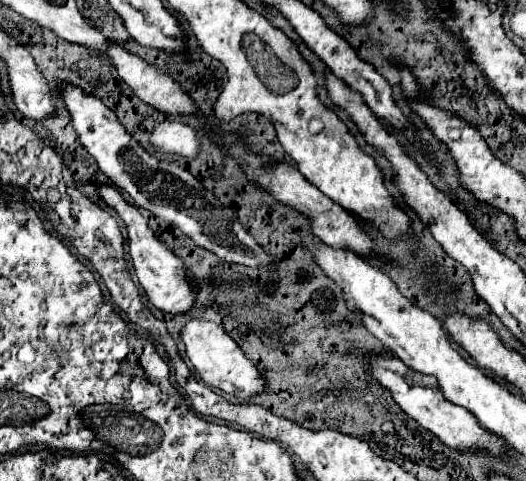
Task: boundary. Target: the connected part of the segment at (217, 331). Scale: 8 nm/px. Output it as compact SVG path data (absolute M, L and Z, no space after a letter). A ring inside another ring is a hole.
M193 319L193 321L187 321L185 329L181 331L181 337L187 347L189 361L193 363L195 371L207 385L217 387L225 393L231 393L243 401L267 391L265 377L259 373L257 365L245 357L239 345L219 325L211 321L203 321L203 319Z

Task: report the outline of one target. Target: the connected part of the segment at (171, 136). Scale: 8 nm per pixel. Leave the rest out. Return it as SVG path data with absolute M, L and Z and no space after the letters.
M163 121L155 127L151 143L163 153L177 153L183 157L195 157L199 151L199 137L189 125L177 121Z

